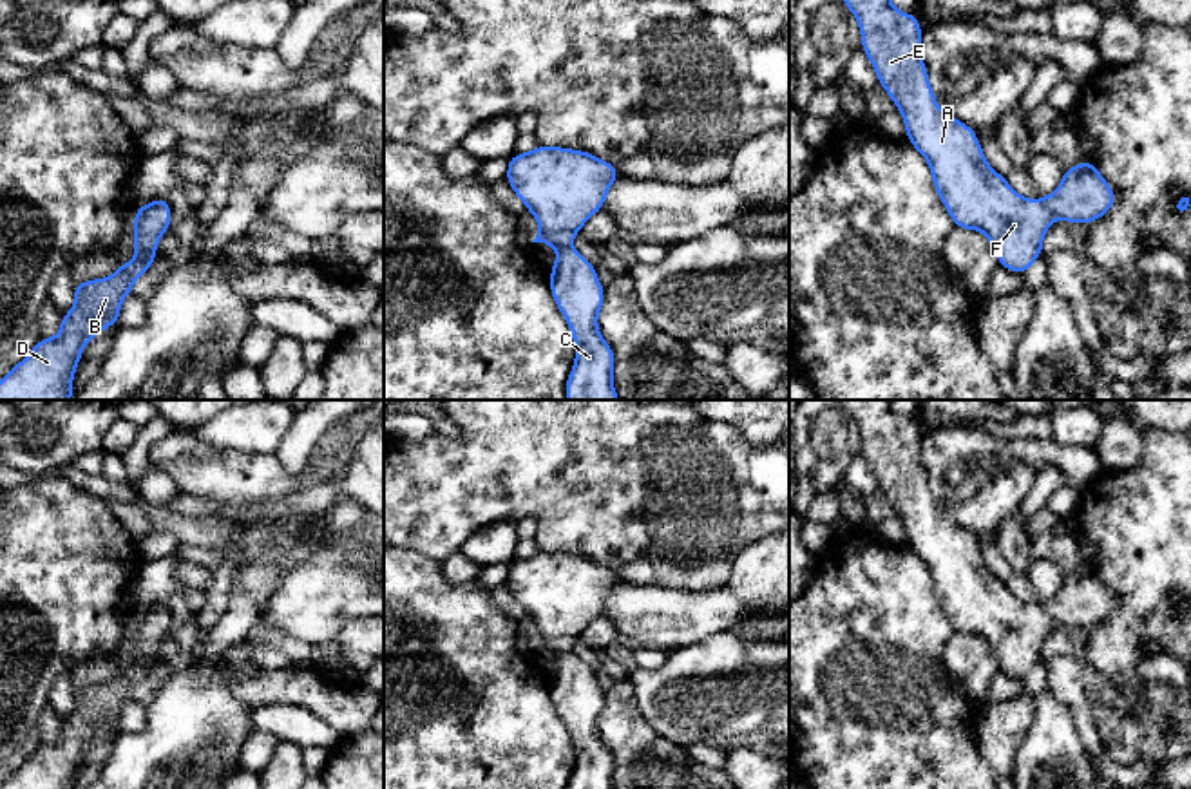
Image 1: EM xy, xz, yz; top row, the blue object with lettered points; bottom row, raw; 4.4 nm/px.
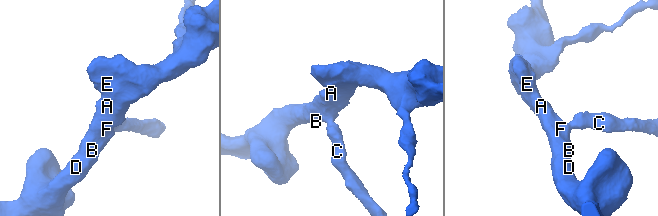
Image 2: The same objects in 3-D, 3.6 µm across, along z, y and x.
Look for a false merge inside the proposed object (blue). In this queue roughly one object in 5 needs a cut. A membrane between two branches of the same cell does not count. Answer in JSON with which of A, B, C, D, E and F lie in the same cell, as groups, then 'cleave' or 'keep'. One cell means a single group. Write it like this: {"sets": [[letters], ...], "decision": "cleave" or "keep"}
{"sets": [["A", "B", "C", "D", "E", "F"]], "decision": "keep"}

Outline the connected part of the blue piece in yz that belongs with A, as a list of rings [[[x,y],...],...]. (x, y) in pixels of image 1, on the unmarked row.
[[[840,400],[856,422],[862,438],[862,456],[871,465],[881,490],[903,521],[907,545],[925,563],[932,588],[954,632],[977,635],[996,655],[999,671],[1021,682],[1043,661],[1043,644],[1055,624],[1091,630],[1106,621],[1115,597],[1097,572],[1084,565],[1066,574],[1059,594],[1043,604],[1019,601],[986,566],[972,532],[943,518],[930,494],[929,476],[921,465],[921,431],[916,420],[901,418],[891,409],[891,400]]]

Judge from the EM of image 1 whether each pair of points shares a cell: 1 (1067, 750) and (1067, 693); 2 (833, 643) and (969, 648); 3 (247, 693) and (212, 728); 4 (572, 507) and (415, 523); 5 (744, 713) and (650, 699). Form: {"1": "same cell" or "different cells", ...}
{"1": "different cells", "2": "different cells", "3": "different cells", "4": "same cell", "5": "same cell"}

